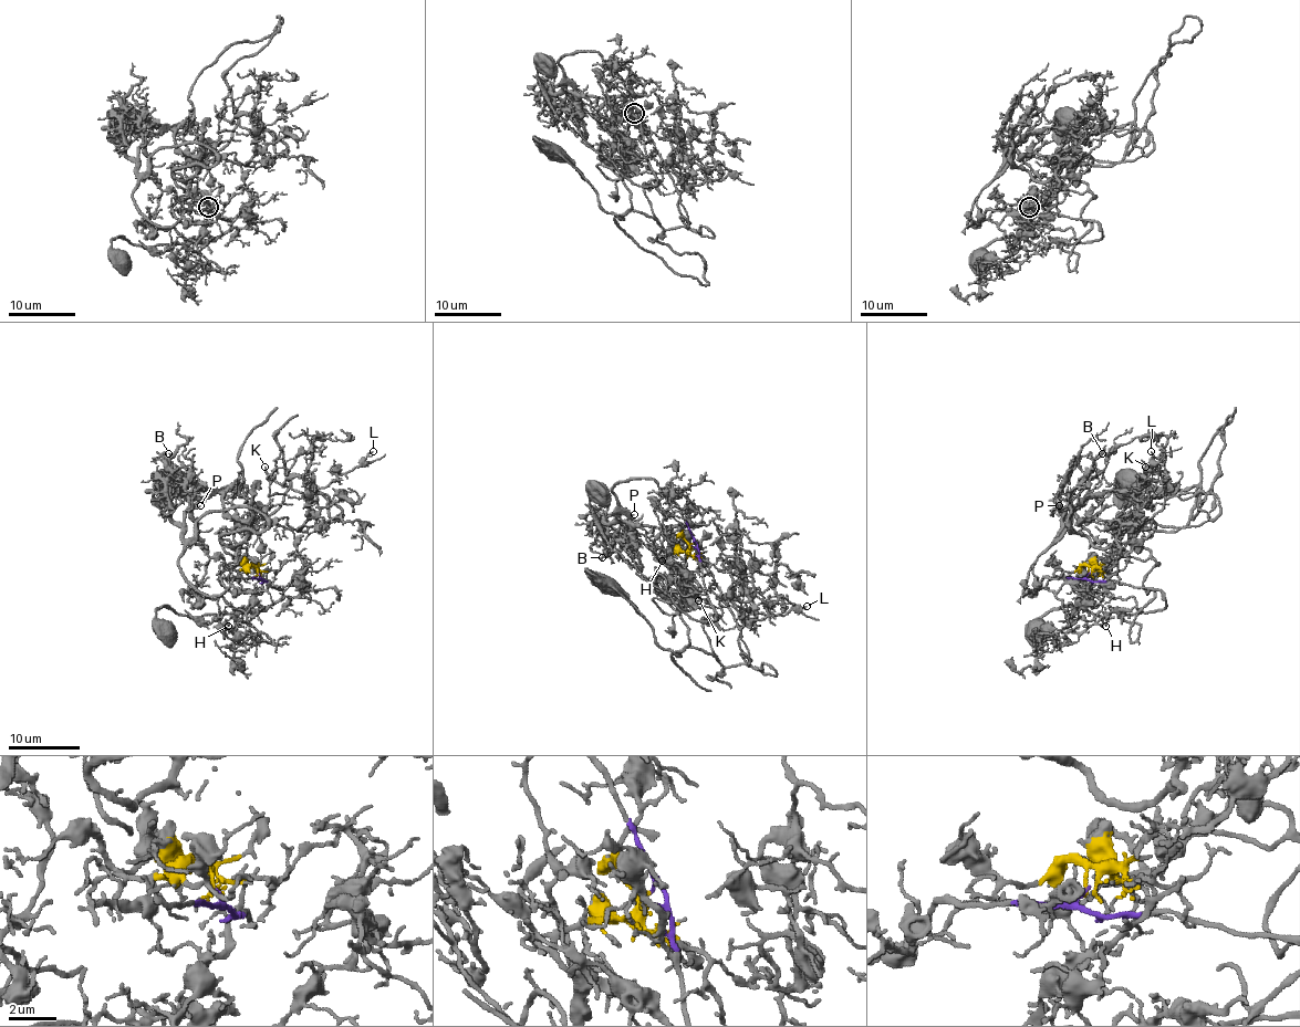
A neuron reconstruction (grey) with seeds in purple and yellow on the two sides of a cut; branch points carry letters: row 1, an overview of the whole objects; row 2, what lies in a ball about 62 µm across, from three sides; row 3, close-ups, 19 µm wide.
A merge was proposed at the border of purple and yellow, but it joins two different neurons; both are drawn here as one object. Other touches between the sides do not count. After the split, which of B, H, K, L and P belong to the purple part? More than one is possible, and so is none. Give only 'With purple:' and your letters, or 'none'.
With purple: B, P

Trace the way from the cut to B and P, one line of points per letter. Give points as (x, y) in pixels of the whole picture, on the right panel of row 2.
B: (1088, 575), (1043, 578), (1033, 590), (1023, 596), (1023, 587), (1033, 564), (1061, 528), (1068, 494), (1102, 453)
P: (1088, 575), (1043, 578), (1033, 590), (1023, 596), (1033, 561), (1061, 528), (1064, 507), (1059, 505)

